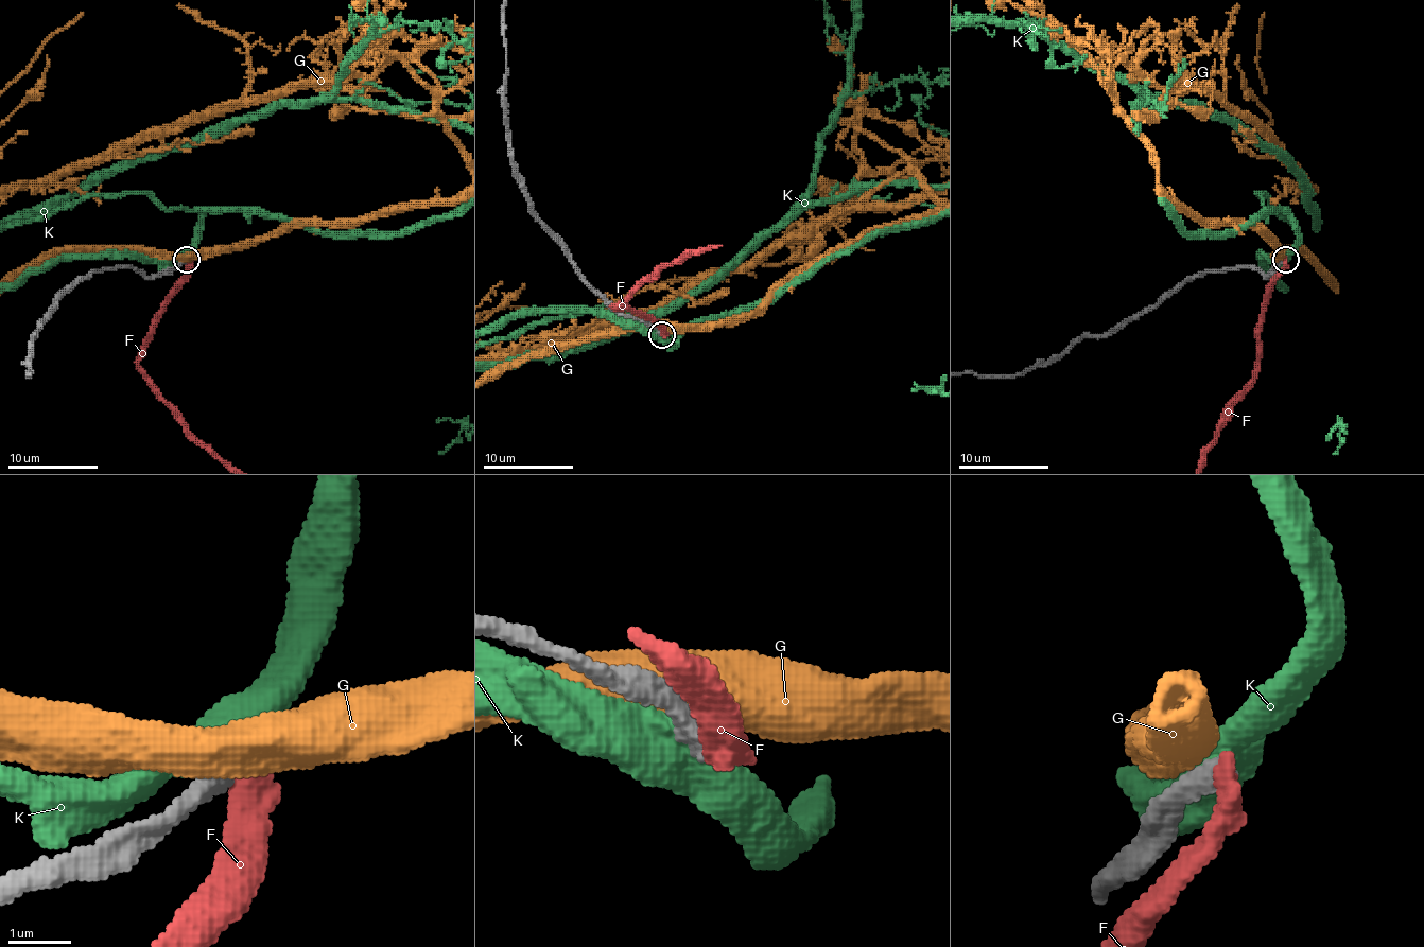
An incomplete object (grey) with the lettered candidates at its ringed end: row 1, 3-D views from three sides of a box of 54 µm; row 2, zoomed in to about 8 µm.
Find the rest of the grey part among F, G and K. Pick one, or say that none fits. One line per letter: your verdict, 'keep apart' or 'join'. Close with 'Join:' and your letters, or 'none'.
F: keep apart
G: keep apart
K: keep apart
Join: none

